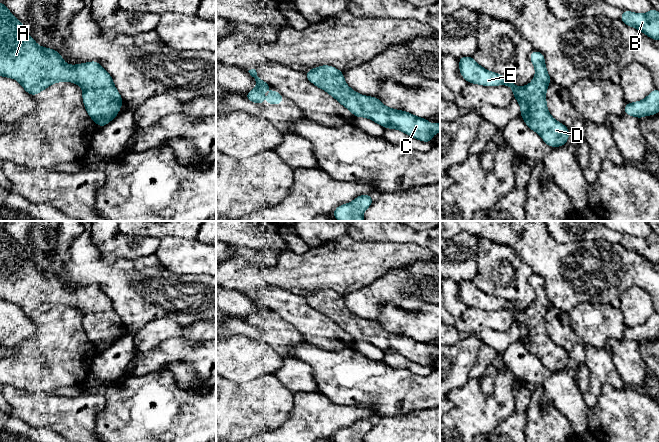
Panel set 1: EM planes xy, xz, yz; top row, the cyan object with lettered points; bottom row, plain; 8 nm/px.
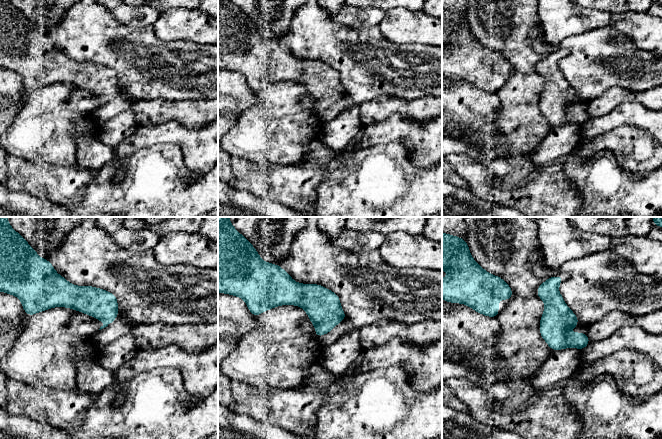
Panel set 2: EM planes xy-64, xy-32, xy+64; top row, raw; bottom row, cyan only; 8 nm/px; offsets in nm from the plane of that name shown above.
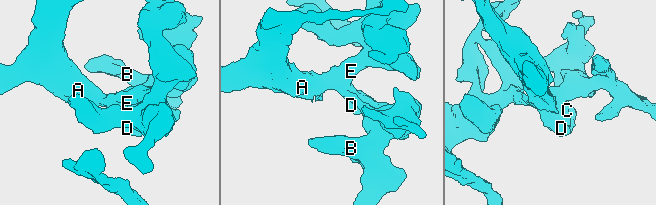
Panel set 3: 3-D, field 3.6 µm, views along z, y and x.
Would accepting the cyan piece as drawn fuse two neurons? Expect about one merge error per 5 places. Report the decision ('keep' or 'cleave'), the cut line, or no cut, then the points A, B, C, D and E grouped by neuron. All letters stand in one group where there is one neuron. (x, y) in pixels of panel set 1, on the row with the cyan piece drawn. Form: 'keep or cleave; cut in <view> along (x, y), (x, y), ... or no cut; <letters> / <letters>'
keep; no cut; A B C D E

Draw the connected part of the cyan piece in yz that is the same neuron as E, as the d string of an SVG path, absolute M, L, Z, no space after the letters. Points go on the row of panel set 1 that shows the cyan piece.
M536 50L530 54L530 60L536 70L531 83L524 87L516 86L511 78L486 70L470 56L459 58L461 76L470 84L483 86L509 86L521 109L520 116L525 124L538 133L544 143L550 147L560 147L567 143L569 128L556 121L549 113L546 103L546 90L552 82L545 65L544 55Z

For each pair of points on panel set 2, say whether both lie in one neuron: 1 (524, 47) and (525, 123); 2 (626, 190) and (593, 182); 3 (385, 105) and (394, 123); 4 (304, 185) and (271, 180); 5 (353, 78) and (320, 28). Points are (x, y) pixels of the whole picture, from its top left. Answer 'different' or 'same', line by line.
1: same
2: same
3: different
4: same
5: same

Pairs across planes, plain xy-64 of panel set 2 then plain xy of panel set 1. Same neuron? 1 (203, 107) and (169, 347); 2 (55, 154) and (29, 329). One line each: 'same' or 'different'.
1: different
2: different

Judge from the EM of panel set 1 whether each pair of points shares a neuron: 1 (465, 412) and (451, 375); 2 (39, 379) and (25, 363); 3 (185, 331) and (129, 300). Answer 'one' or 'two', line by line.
1: two
2: one
3: two

